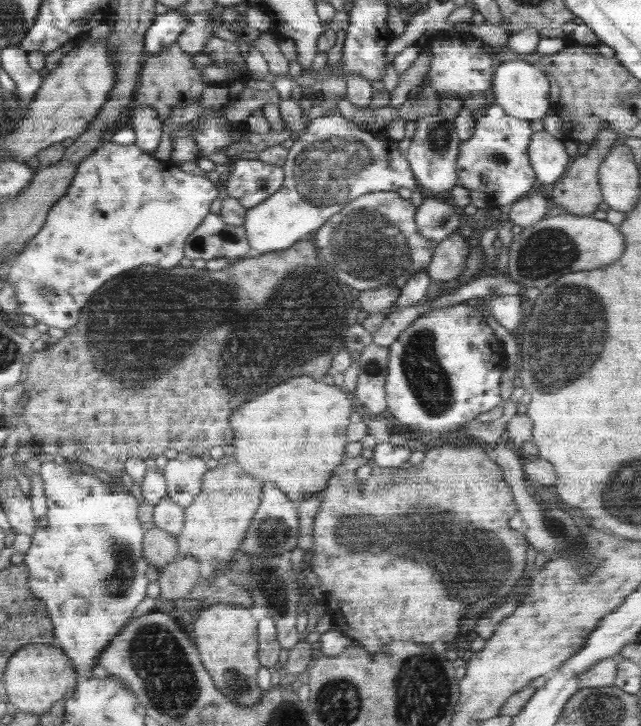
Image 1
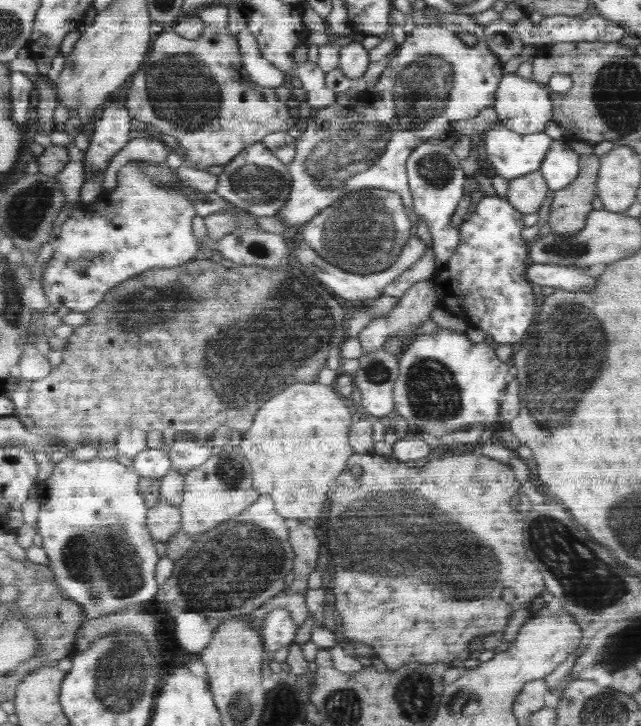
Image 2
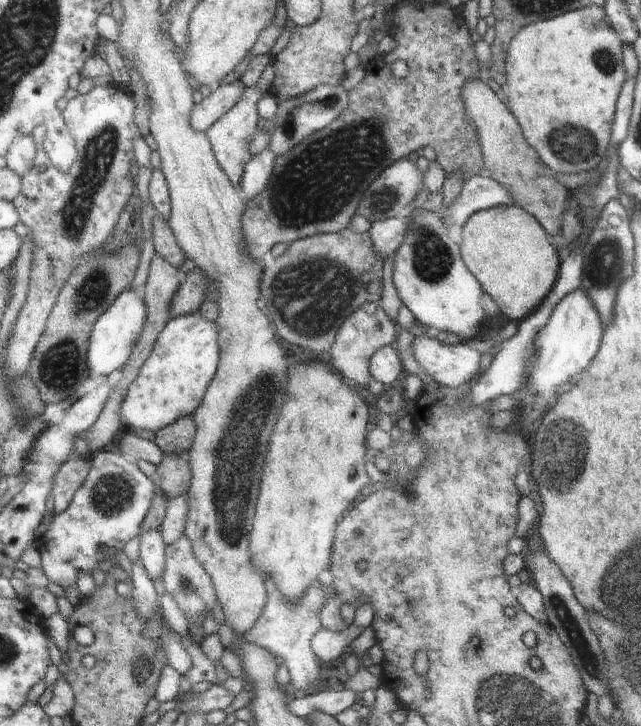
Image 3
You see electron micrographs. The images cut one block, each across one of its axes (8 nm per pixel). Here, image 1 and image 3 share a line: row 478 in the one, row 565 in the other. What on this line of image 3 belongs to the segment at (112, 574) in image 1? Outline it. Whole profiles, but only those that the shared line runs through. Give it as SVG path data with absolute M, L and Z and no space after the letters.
M106 450L106 452L100 452L96 456L90 478L78 490L70 510L60 514L60 516L55 516L45 537L40 540L44 556L43 571L49 581L61 587L77 587L78 578L82 576L82 572L94 572L96 568L100 568L102 562L112 560L112 554L106 554L106 548L114 554L120 554L130 540L140 537L144 522L147 521L148 514L151 514L152 504L155 502L156 492L158 492L155 477L146 476L136 460L130 462L126 455L122 452L118 454L118 452L119 450L116 450L112 454Z

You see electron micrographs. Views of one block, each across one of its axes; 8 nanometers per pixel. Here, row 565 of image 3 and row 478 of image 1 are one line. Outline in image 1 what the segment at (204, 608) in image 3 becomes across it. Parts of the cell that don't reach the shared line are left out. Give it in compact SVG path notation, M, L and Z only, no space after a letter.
M181 452L175 459L170 459L165 466L165 476L169 487L169 497L188 509L200 493L201 479L208 470L206 458Z

